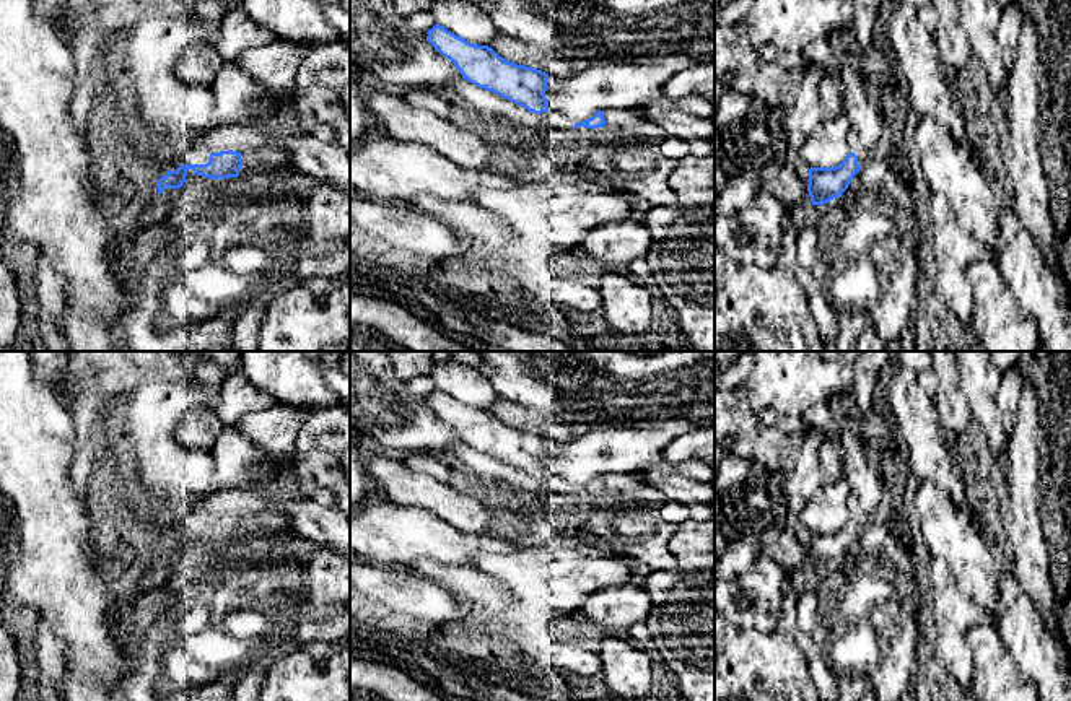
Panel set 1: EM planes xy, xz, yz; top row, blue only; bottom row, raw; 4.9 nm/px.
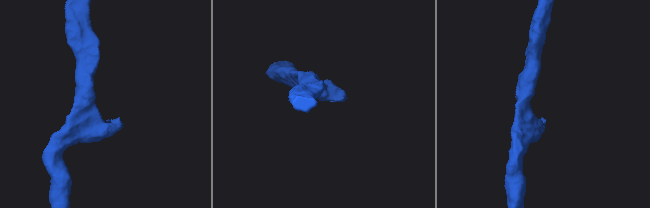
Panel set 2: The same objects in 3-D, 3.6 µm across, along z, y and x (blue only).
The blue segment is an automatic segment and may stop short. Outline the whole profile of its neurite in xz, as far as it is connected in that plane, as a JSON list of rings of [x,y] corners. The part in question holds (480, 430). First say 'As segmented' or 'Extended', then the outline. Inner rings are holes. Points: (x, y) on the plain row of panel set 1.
As segmented. [[[435,389],[426,398],[426,405],[435,415],[449,423],[469,447],[529,477],[549,475],[545,464],[549,439],[545,436],[508,426],[492,411],[470,408],[439,389]]]

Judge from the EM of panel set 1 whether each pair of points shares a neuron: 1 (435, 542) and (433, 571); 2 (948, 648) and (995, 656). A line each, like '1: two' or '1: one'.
1: two
2: two

